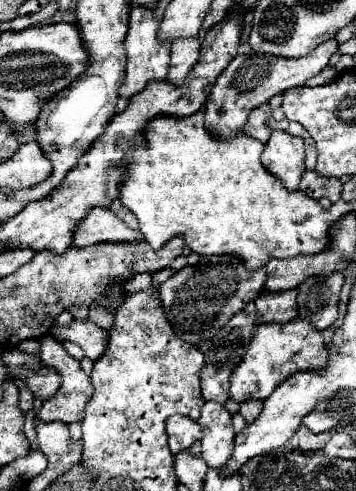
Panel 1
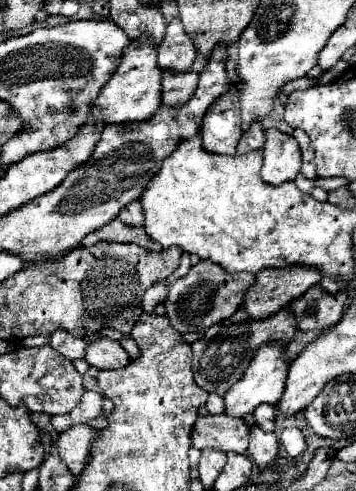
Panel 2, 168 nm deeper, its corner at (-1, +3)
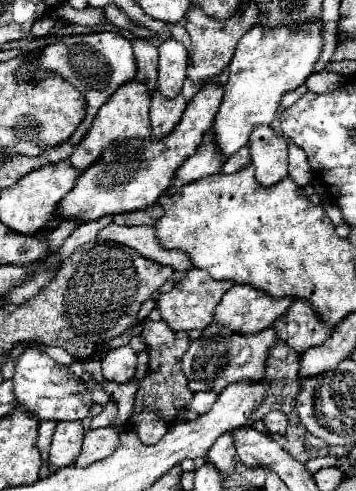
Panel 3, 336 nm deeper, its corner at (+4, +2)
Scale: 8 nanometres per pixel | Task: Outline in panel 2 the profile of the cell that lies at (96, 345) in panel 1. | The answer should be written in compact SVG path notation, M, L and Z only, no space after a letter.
M107 337L89 345L85 359L89 365L93 365L97 369L121 369L129 363L129 355L121 347L121 343L111 341Z

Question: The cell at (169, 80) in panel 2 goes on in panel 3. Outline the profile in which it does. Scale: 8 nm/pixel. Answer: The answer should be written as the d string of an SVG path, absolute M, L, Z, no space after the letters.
M162 92L152 94L152 108L150 108L150 124L152 124L152 136L162 138L166 136L182 118L182 112L186 108L186 100L182 94L176 98L166 98Z

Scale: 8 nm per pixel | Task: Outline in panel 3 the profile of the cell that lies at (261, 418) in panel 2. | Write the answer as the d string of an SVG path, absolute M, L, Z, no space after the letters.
M268 412L262 422L270 434L286 434L286 416L282 412Z

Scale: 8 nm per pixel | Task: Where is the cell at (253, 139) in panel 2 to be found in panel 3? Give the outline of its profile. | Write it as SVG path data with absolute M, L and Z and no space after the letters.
M244 146L244 148L240 148L236 154L232 154L232 156L226 160L226 164L222 166L222 172L224 172L224 174L232 174L232 172L242 170L242 168L248 166L248 164L250 164L250 148Z

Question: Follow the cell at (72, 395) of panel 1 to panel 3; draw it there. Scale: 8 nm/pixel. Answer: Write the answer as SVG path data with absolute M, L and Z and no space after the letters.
M82 420L58 424L50 446L50 466L52 468L70 466L74 462L74 456L82 448L82 438L84 438Z

